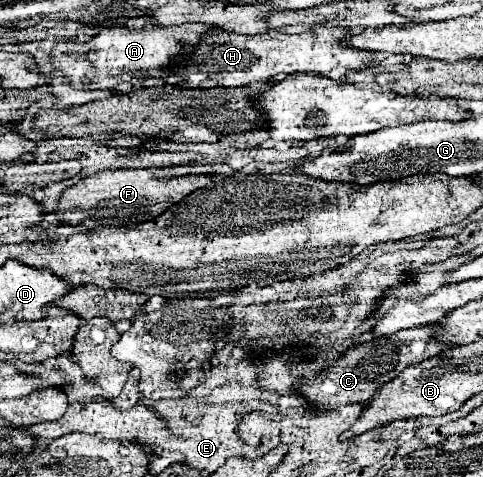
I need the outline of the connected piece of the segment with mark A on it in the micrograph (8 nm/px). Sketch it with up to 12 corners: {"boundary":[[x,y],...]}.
{"boundary":[[212,26],[104,28],[56,42],[50,64],[72,88],[166,76]]}

